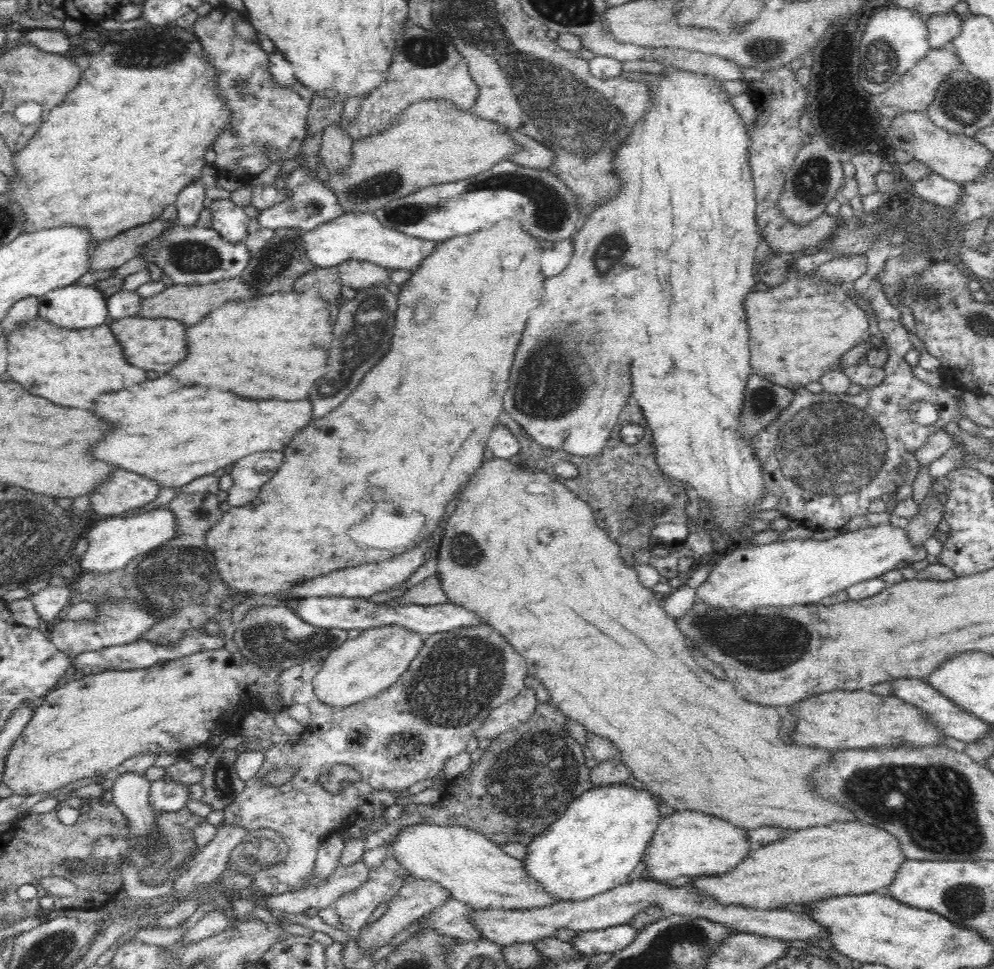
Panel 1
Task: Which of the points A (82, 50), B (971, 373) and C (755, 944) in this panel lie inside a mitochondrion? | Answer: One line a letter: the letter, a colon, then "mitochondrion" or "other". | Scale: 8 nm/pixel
A: other
B: other
C: other

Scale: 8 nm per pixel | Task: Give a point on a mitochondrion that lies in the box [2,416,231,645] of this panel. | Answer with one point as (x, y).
(178, 581)

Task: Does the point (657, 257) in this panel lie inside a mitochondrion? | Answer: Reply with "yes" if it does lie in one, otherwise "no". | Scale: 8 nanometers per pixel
no

